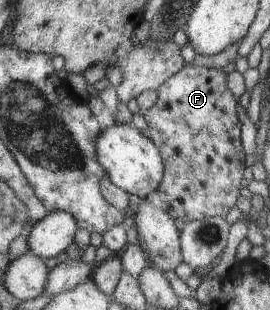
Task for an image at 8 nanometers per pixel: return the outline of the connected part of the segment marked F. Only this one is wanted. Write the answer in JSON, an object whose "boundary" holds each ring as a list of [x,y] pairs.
{"boundary":[[[189,64],[183,66],[176,74],[173,74],[171,78],[163,82],[156,90],[156,94],[157,99],[155,103],[153,103],[149,109],[142,112],[141,115],[146,125],[149,127],[149,139],[156,144],[164,164],[163,177],[156,187],[156,193],[159,196],[159,201],[161,201],[160,208],[165,213],[168,213],[173,220],[181,219],[183,222],[200,220],[211,216],[224,218],[225,215],[227,215],[227,211],[235,205],[235,199],[237,199],[237,195],[239,195],[237,181],[239,181],[239,177],[241,177],[241,167],[239,167],[237,163],[243,163],[243,151],[241,151],[241,141],[239,141],[239,119],[237,119],[237,111],[235,111],[235,105],[237,105],[238,101],[235,101],[235,97],[233,97],[233,95],[227,91],[227,87],[225,87],[225,73],[217,71],[215,68]]]}

